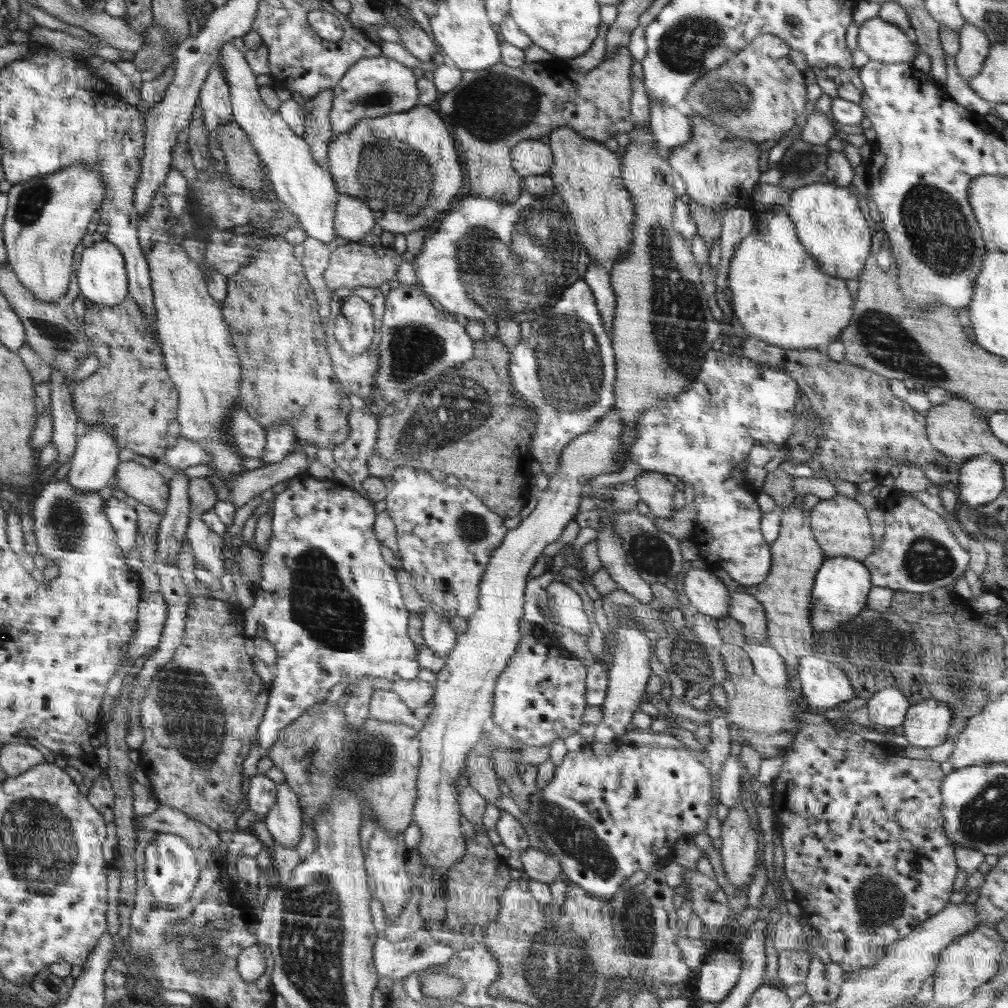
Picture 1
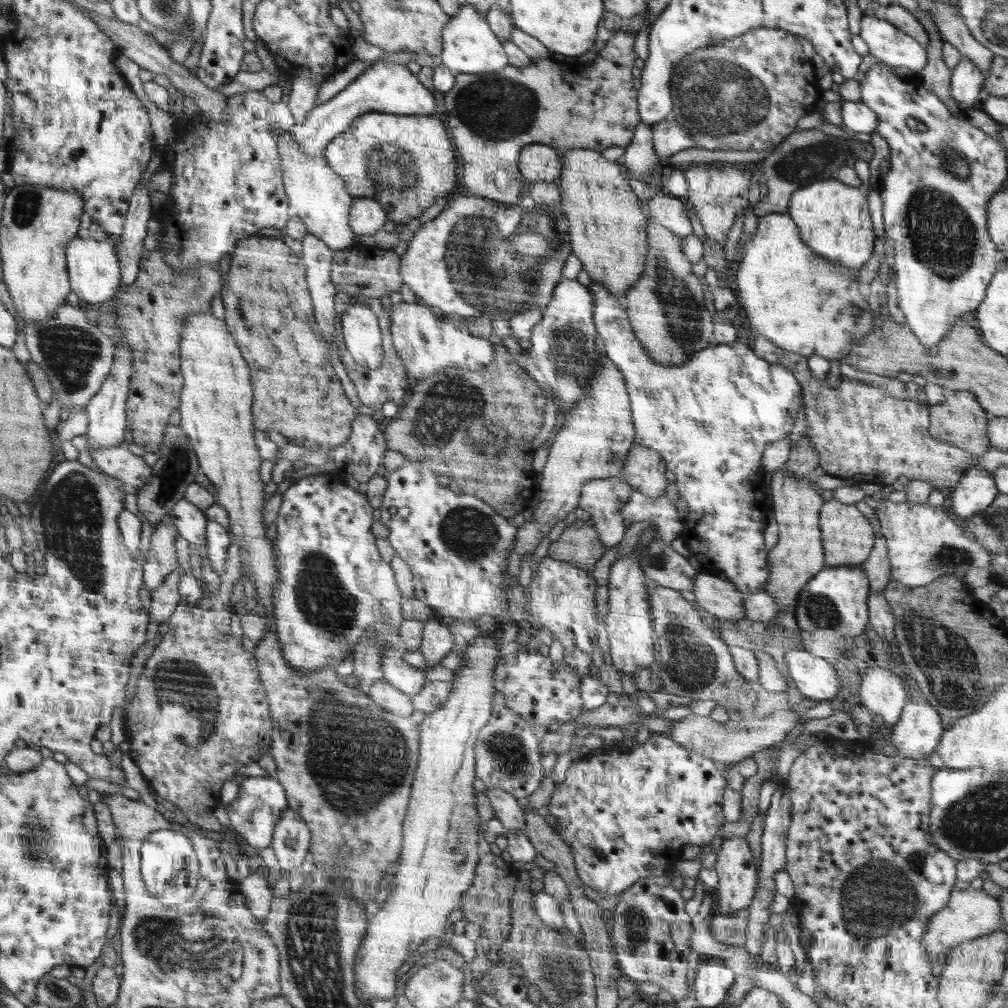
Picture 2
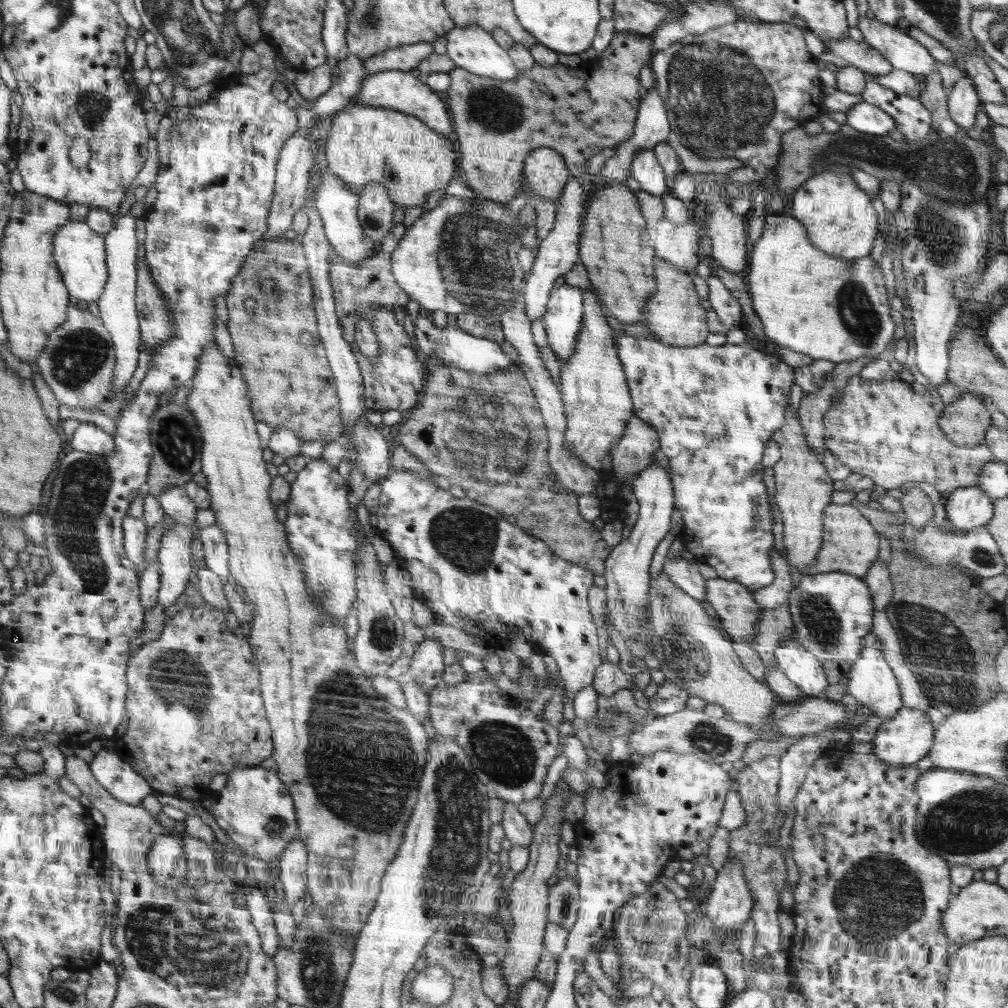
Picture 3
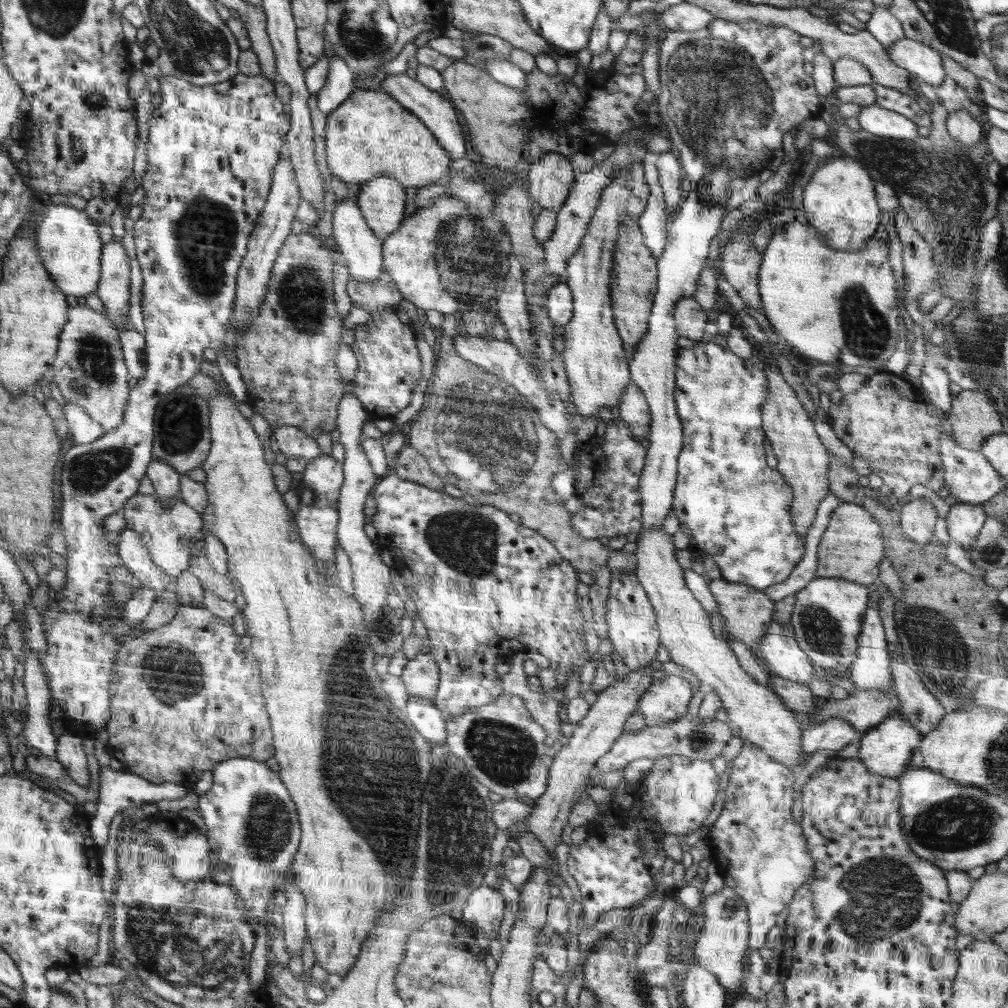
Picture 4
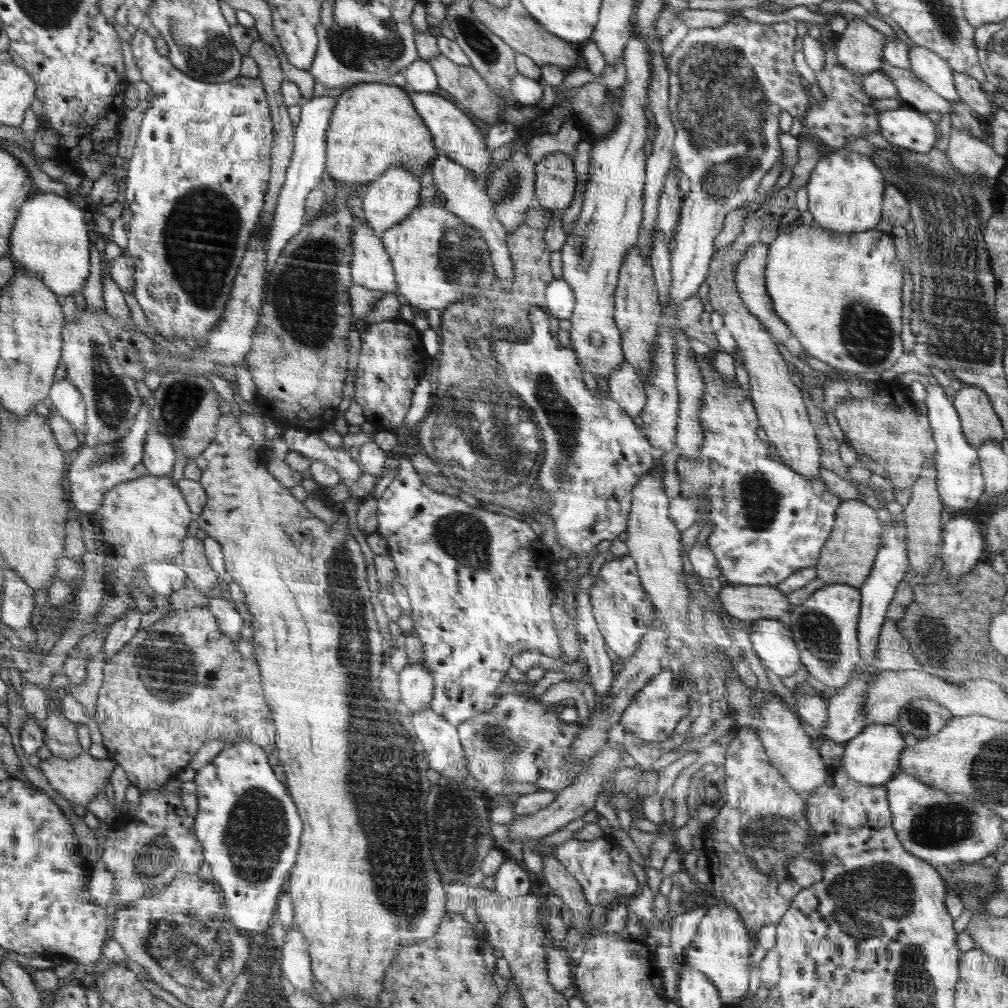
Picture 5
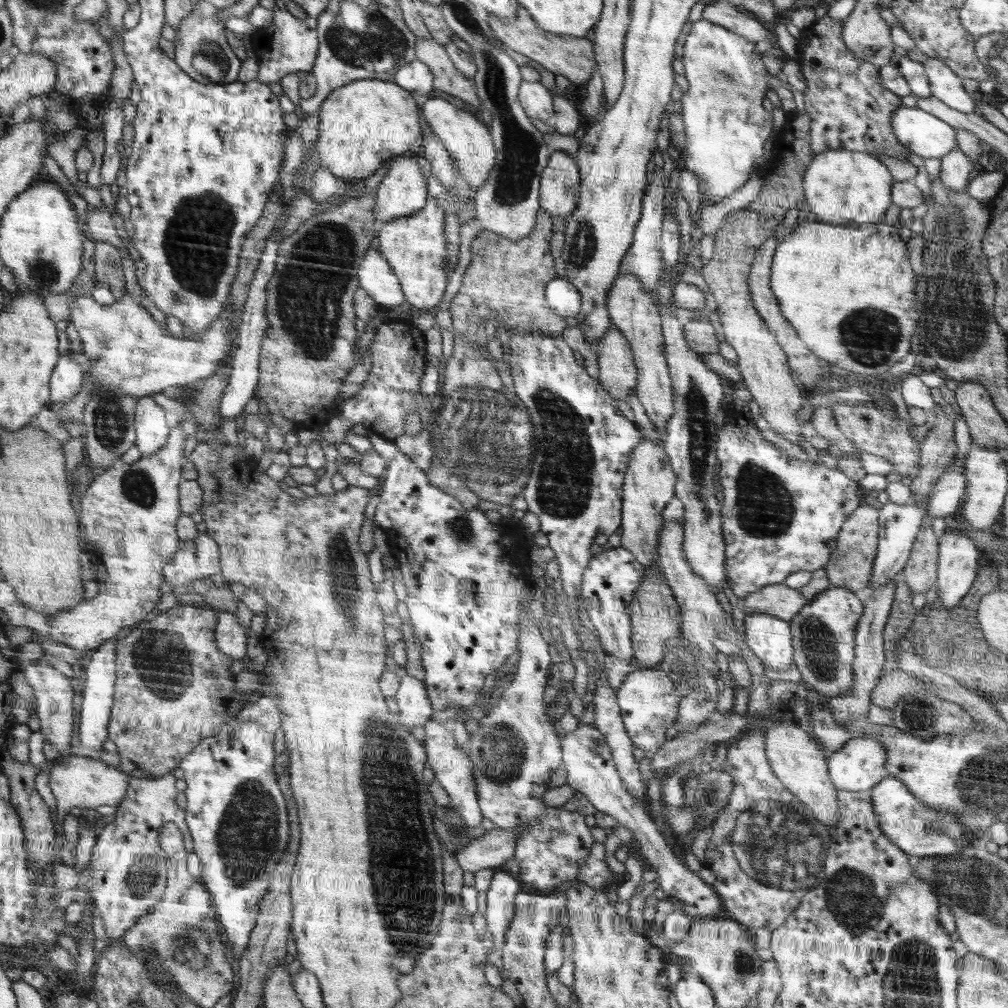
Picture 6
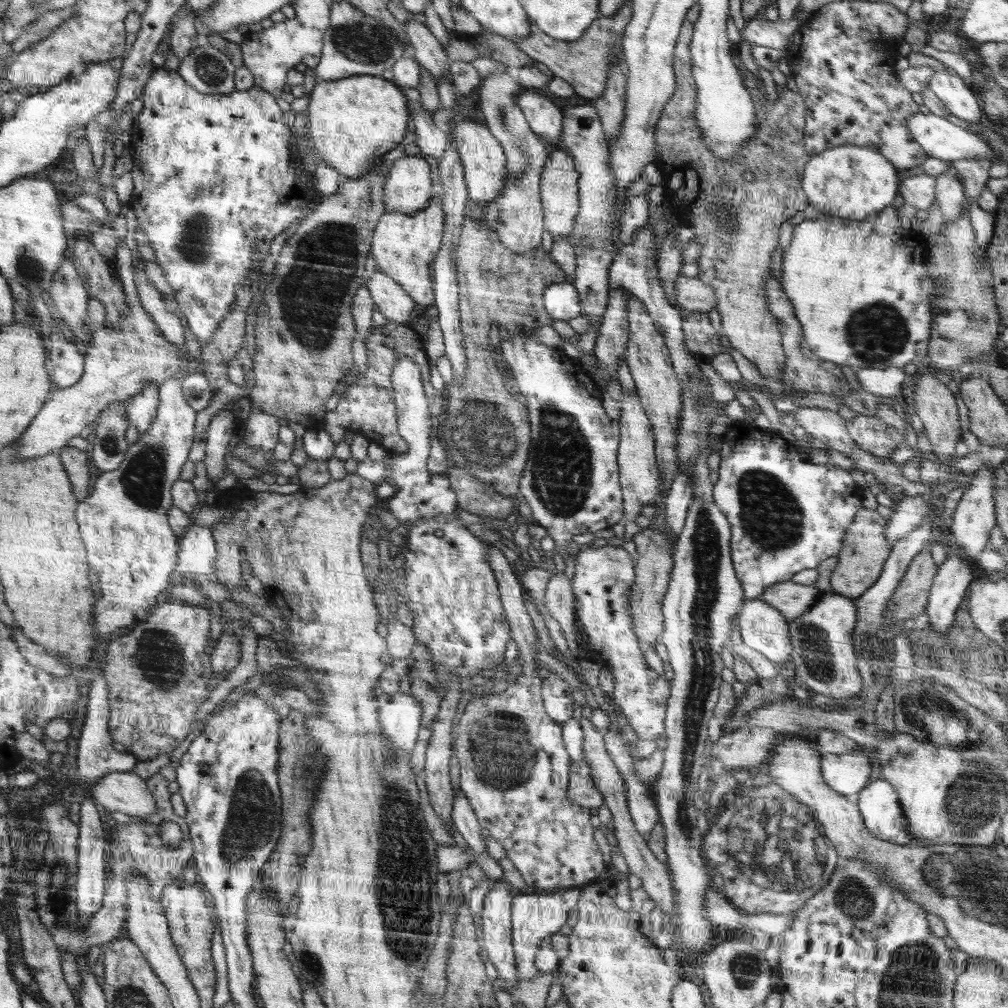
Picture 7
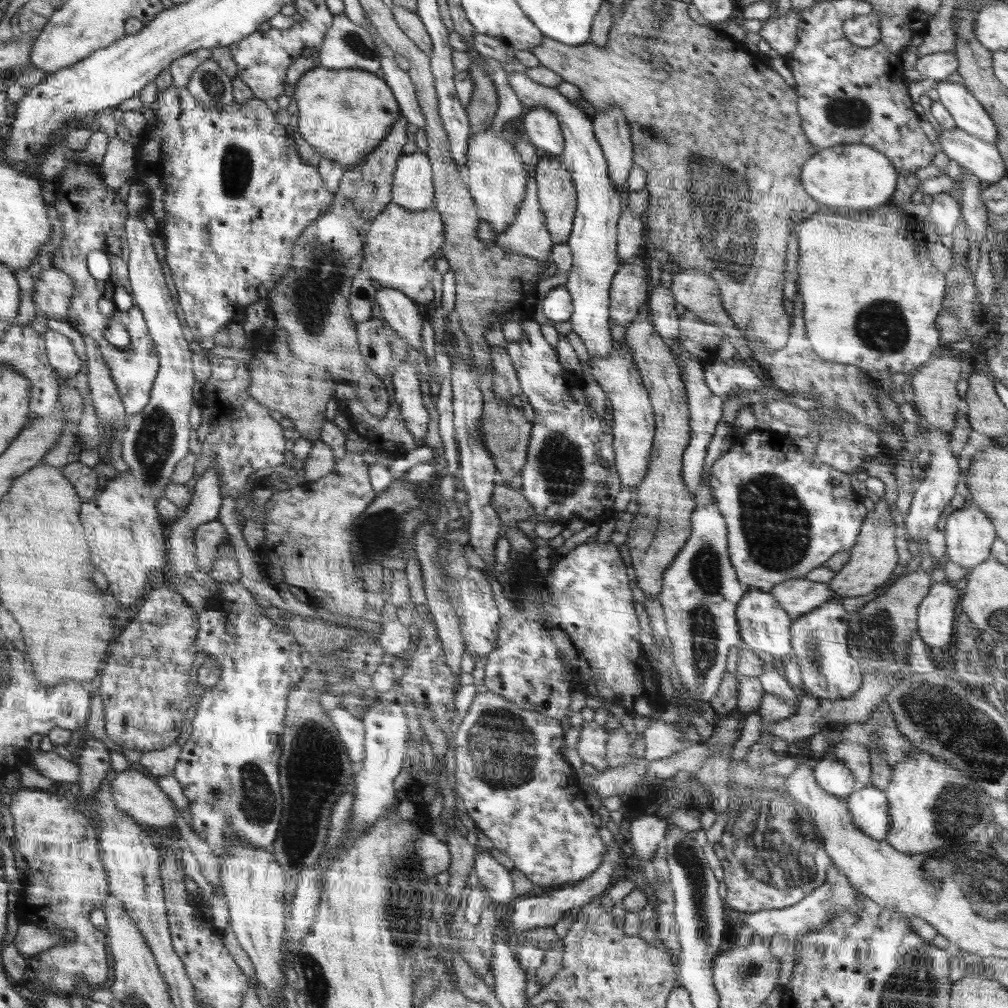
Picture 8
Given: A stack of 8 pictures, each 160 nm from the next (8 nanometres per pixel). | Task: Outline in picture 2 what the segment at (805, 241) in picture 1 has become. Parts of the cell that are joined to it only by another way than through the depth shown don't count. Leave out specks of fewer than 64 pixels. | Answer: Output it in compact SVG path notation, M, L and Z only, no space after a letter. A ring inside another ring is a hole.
M834 178L820 180L792 194L787 214L798 227L802 242L827 260L832 260L834 264L838 262L848 269L860 269L873 254L874 240L877 236L874 235L866 195L862 195L858 187L844 184Z

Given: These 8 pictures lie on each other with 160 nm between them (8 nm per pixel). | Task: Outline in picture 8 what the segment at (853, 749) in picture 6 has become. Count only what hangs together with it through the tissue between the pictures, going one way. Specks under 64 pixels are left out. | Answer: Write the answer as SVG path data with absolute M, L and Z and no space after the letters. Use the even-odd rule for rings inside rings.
M824 758L813 768L818 784L831 795L848 797L855 789L855 776L836 758Z

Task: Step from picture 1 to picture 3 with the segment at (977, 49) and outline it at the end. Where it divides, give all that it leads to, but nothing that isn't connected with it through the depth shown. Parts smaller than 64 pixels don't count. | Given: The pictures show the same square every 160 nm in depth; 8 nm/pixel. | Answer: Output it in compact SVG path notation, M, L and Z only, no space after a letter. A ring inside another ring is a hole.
M964 75L956 81L954 88L947 96L947 105L954 124L962 126L967 132L975 131L975 117L978 110L981 109L982 103L972 80L968 76Z

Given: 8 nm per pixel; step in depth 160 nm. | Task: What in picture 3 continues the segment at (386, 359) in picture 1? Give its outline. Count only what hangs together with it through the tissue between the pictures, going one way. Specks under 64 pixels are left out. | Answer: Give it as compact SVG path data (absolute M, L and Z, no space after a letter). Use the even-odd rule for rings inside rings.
M418 315L414 320L414 338L416 338L416 348L426 354L429 358L441 360L444 365L450 365L466 372L485 374L501 371L502 369L513 367L515 364L506 356L500 348L500 344L492 342L487 338L472 336L469 332L460 327L446 325L444 328L436 328L428 316Z

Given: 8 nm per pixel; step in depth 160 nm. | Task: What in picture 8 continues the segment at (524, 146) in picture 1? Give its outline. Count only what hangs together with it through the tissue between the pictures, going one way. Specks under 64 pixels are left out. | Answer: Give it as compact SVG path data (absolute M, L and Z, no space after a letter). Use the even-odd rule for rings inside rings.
M544 156L538 160L535 168L537 184L537 197L542 214L545 218L548 233L553 244L560 244L569 240L572 220L576 211L576 185L573 183L572 174L565 167L559 157Z

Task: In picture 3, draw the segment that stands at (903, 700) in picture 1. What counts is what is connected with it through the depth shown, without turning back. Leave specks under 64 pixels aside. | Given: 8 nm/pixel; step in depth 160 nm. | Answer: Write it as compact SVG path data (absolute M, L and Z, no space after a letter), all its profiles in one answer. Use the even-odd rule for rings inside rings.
M870 632L866 635L862 639L862 644L863 648L857 660L852 662L850 680L847 686L849 694L858 703L870 708L872 713L876 713L875 716L880 717L883 721L890 720L903 708L897 678L886 662L881 651L882 645L874 633Z

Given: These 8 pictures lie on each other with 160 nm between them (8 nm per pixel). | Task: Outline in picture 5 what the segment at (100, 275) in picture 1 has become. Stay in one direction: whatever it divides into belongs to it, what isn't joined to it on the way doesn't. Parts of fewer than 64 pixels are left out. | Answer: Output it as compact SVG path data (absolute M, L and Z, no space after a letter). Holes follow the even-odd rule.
M35 193L21 206L21 213L17 217L17 223L14 224L10 239L10 252L16 266L33 272L60 296L66 297L79 292L90 274L90 240L88 240L88 230L82 210L60 195Z

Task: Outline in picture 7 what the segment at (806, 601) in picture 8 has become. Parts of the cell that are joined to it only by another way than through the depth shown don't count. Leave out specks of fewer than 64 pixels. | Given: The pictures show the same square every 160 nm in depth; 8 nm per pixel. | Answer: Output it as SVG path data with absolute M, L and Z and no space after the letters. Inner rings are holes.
M788 580L770 586L759 600L776 608L790 622L808 612L823 594L824 592L814 585L800 585Z

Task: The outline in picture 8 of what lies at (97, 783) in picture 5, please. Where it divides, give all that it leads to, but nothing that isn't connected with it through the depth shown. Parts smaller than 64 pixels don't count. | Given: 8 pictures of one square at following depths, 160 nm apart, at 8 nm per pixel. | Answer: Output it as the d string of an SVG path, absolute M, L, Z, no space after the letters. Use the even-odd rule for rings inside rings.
M134 767L117 773L110 787L117 807L143 826L164 828L175 823L175 804L142 769Z

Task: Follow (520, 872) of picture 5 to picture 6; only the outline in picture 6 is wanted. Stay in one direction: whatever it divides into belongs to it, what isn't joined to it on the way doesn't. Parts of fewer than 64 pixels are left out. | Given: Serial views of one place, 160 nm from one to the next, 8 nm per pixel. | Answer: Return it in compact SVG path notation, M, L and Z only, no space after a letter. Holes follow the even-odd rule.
M498 869L486 891L488 903L485 918L494 949L505 945L505 934L515 913L515 896L519 893L520 883L520 879L506 870Z

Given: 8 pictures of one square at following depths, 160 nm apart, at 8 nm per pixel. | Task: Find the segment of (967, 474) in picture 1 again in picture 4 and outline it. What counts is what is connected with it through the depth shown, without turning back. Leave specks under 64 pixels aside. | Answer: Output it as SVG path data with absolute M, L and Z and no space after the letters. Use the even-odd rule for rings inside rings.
M959 502L952 505L945 517L948 534L968 552L987 517L981 504Z

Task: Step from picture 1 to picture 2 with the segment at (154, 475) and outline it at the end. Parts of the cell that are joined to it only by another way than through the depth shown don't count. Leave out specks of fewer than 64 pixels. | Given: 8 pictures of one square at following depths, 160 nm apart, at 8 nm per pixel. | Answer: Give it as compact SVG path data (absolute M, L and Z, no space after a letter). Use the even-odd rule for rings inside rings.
M123 444L108 448L89 448L89 451L102 472L124 481L130 489L139 490L151 479L152 467L144 463L142 456L134 455Z

